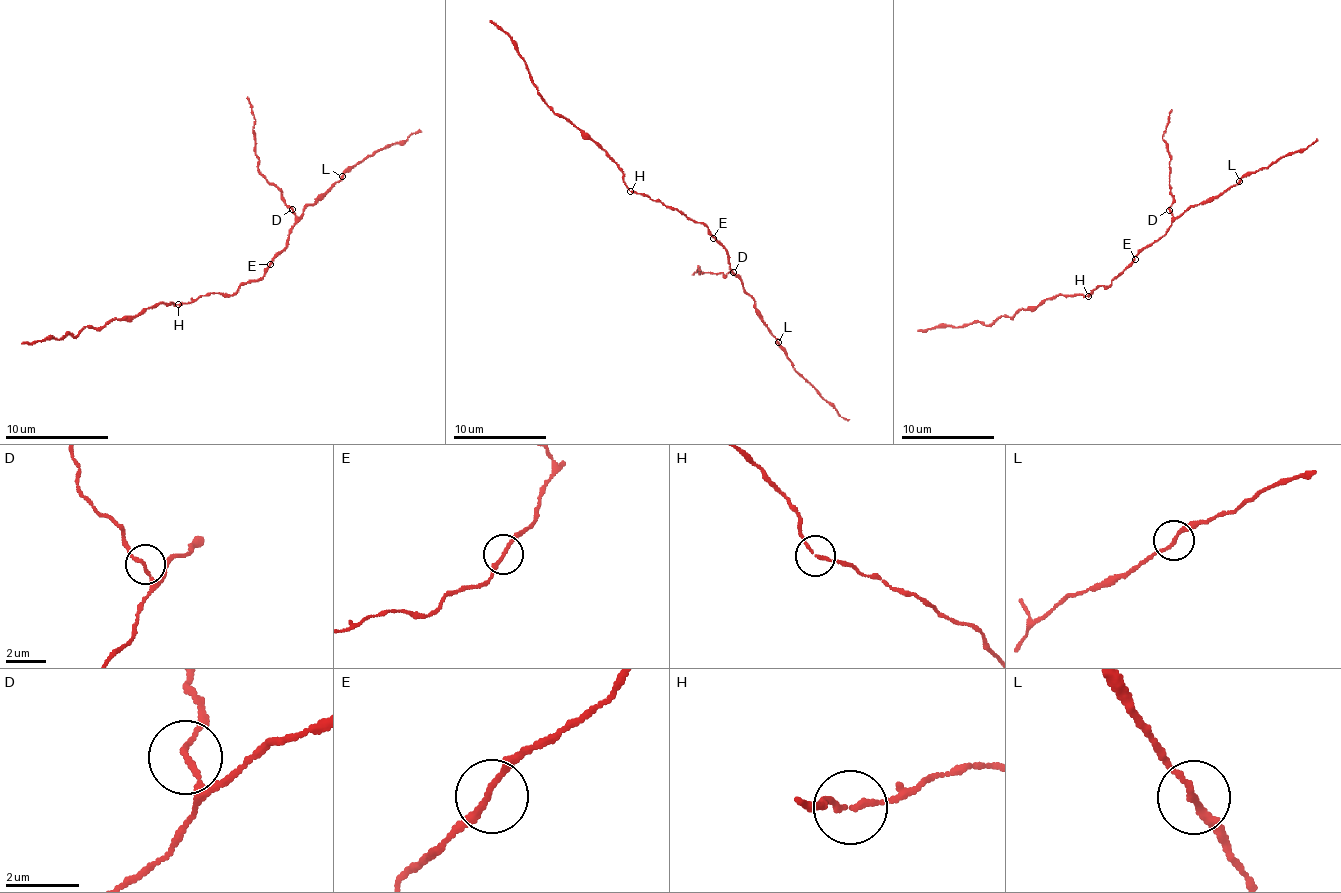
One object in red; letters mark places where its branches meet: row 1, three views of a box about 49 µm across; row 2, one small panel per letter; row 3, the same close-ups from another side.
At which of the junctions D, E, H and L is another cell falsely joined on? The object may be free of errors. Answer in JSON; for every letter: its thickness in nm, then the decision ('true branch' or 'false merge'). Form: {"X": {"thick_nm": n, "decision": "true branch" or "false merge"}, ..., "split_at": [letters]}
{"D": {"thick_nm": 140, "decision": "true branch"}, "E": {"thick_nm": 160, "decision": "true branch"}, "H": {"thick_nm": 140, "decision": "true branch"}, "L": {"thick_nm": 170, "decision": "true branch"}, "split_at": []}

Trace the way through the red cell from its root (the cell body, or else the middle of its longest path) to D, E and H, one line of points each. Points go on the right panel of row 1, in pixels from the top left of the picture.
D: (1116, 278), (1144, 248), (1165, 234), (1172, 222), (1170, 211)
E: (1116, 278), (1135, 259)
H: (1116, 278), (1107, 287), (1100, 285), (1089, 296)

